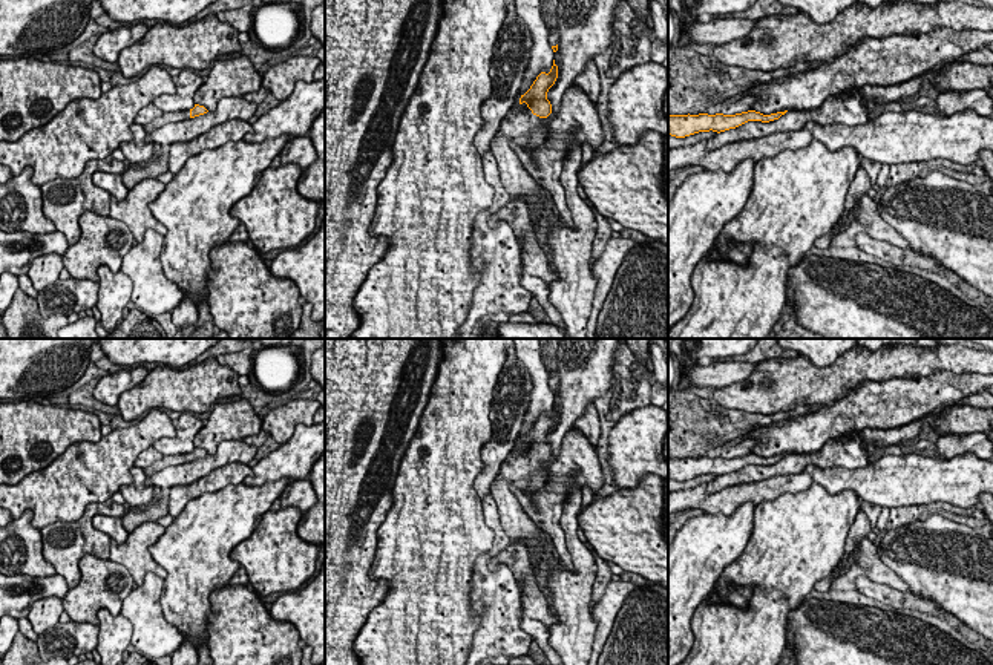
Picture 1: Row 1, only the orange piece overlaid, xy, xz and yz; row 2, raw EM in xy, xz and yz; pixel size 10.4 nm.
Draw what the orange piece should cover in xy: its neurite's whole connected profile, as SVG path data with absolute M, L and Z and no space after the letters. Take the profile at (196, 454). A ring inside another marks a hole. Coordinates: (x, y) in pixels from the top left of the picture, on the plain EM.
M195 447L190 454L181 454L181 455L166 455L162 460L158 460L155 464L144 469L144 473L147 478L155 475L156 472L169 467L169 466L178 466L184 463L190 463L199 458L207 457L208 454L204 449Z

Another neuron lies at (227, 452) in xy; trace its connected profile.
M222 441L219 443L216 454L204 458L169 466L149 478L153 486L161 490L169 490L173 486L190 484L201 477L205 477L211 470L227 466L230 463L248 464L256 457L257 447L241 441Z

